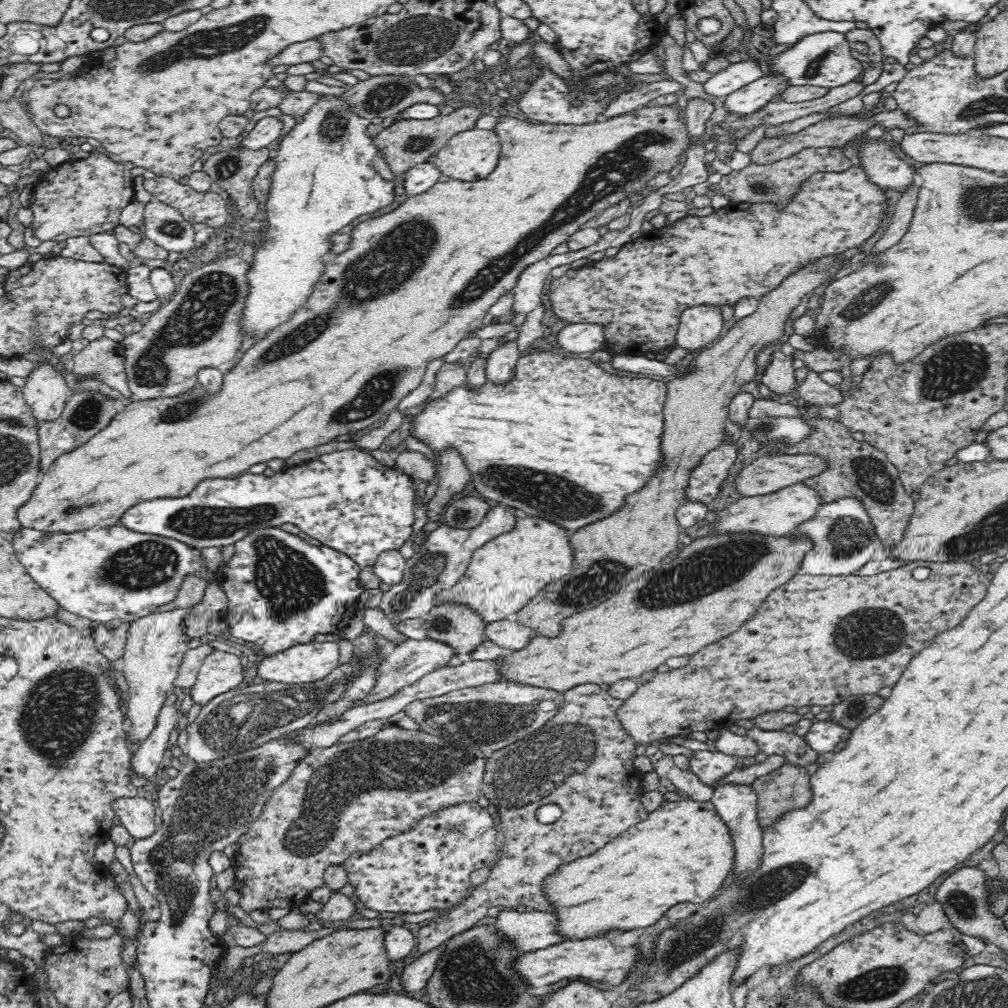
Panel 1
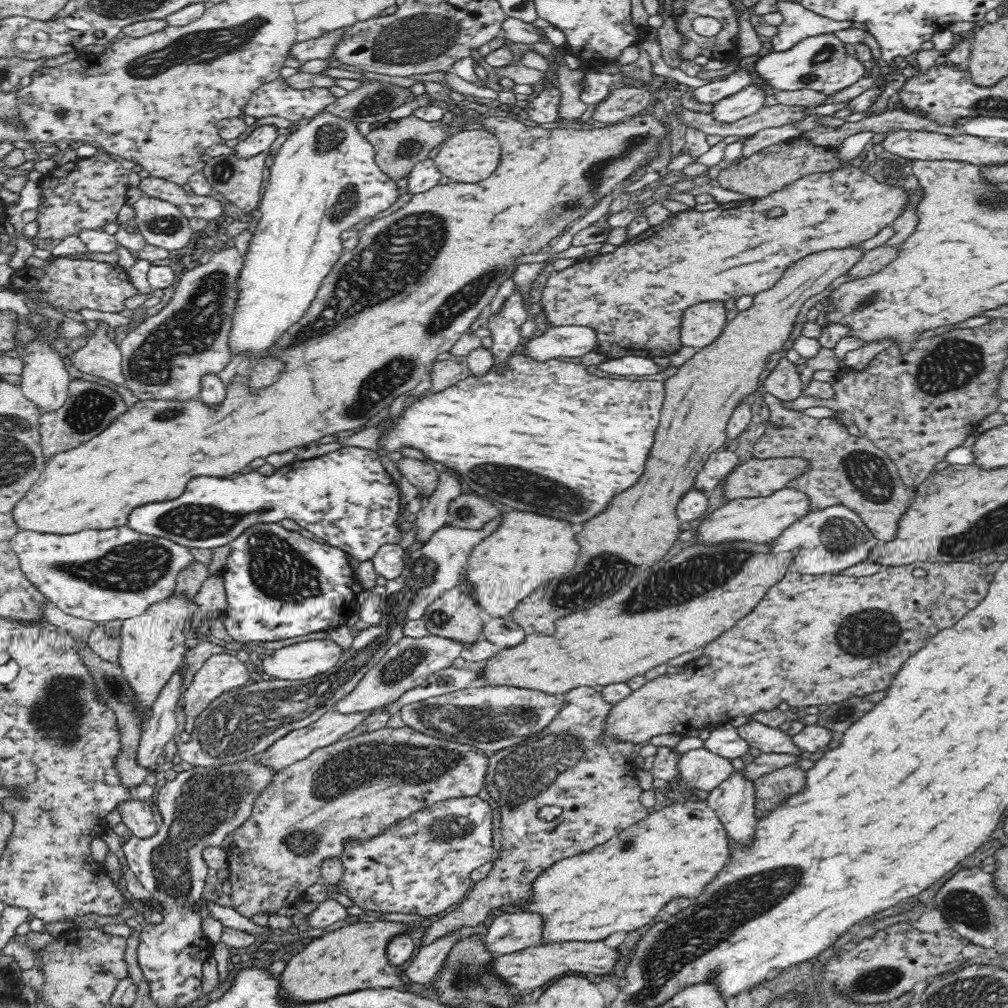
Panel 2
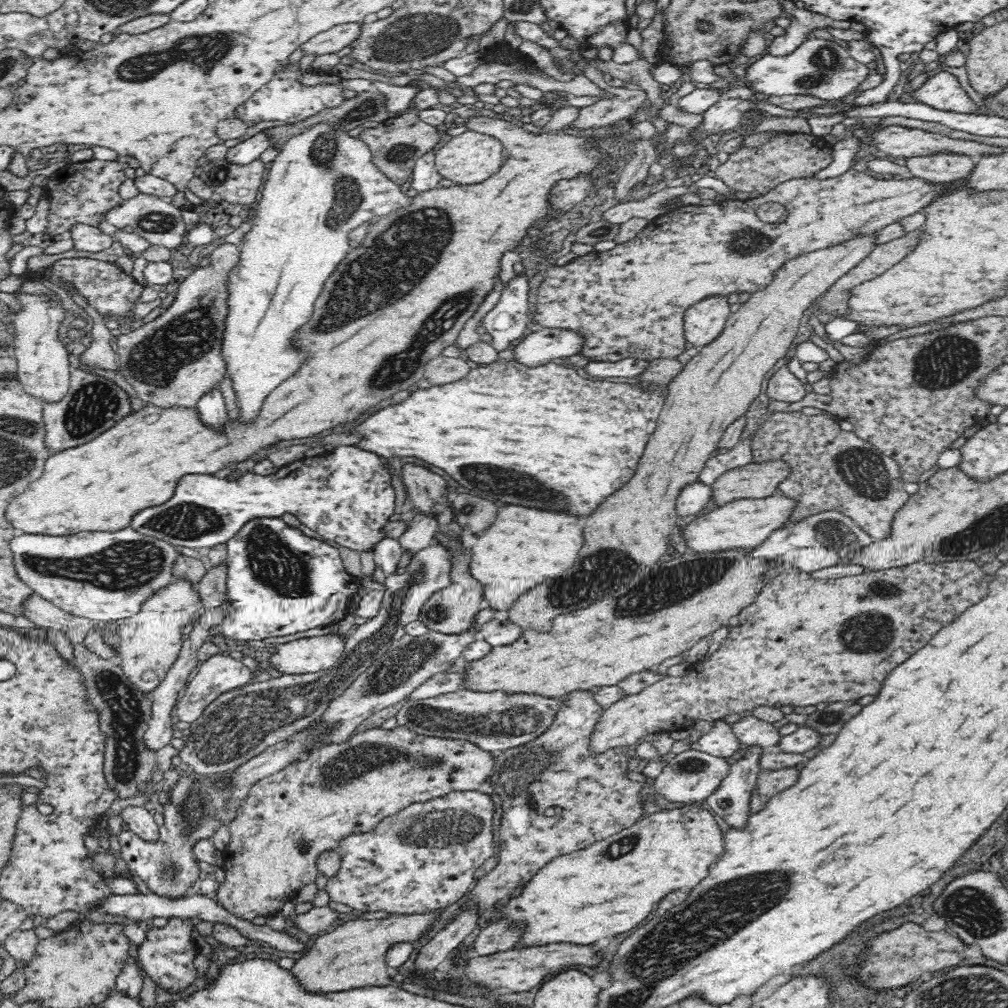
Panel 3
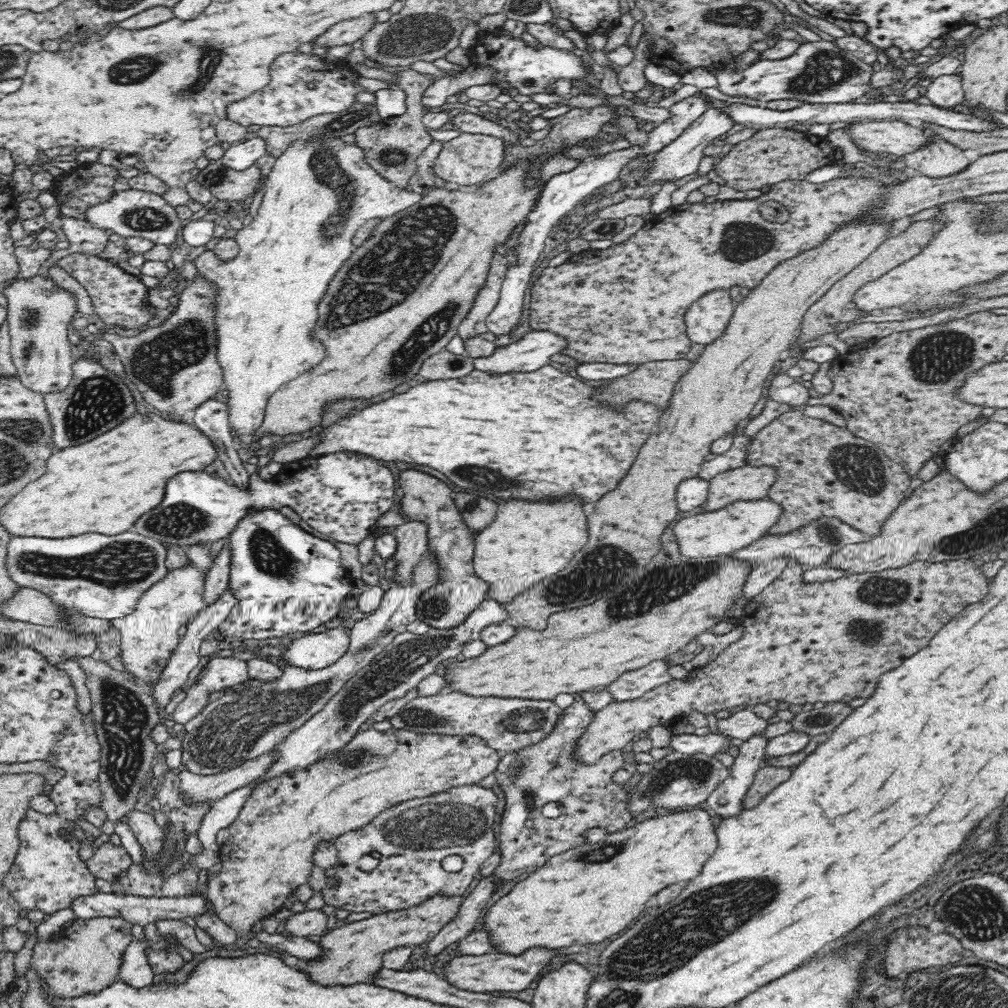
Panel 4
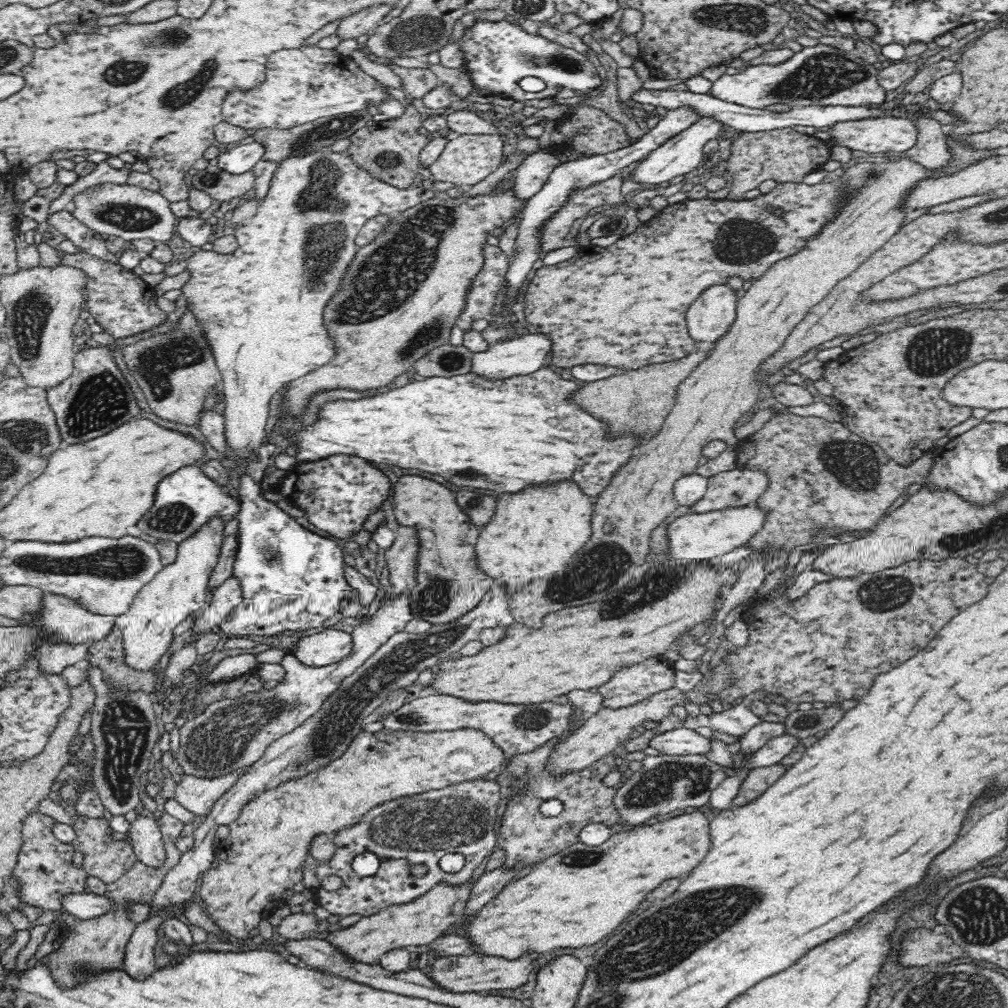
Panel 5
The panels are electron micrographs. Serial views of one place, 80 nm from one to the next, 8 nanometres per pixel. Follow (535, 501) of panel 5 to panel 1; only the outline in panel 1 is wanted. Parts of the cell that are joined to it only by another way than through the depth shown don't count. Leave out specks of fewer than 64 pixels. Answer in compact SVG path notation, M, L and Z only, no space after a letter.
M519 513L514 528L486 541L473 552L464 576L437 596L435 604L461 602L476 611L484 622L513 619L544 586L561 581L575 565L574 547L568 540L570 532L546 518Z

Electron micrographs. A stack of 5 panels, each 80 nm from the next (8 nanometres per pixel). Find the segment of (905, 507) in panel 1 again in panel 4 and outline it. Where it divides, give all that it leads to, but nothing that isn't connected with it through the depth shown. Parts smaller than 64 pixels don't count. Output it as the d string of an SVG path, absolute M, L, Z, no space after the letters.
M789 411L778 416L758 434L755 434L750 439L746 465L772 467L776 473L775 482L770 486L765 498L778 504L778 507L782 509L782 514L778 516L776 524L772 524L766 530L764 536L785 535L797 531L809 522L826 517L836 518L866 536L876 536L882 528L882 522L888 519L888 516L904 500L904 492L912 479L930 481L942 472L940 465L933 457L922 464L918 474L910 477L906 469L901 464L895 463L877 444L856 436L846 427L836 426L816 418L808 418L800 411Z

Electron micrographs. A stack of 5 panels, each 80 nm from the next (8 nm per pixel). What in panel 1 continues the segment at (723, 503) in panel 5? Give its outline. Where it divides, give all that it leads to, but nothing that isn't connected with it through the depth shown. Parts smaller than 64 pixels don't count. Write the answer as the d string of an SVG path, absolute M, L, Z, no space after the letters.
M814 455L758 456L750 464L740 469L740 473L734 482L734 490L742 497L772 494L781 488L802 483L811 477L817 476L823 472L824 468L826 468L824 459Z

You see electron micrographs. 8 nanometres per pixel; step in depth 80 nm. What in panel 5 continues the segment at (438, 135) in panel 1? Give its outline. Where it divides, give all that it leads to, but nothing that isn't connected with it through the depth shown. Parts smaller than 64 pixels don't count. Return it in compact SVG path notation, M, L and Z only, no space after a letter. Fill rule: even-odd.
M395 63L389 64L391 69L403 80L403 92L407 100L411 97L422 98L427 92L440 85L434 72L428 68L404 68ZM410 104L405 108L404 114L395 120L376 121L372 126L365 125L356 129L348 138L350 146L342 153L350 155L354 165L358 169L366 169L372 177L396 188L410 188L419 174L420 153L429 144L426 137L416 131L418 126L422 126L422 121L420 112Z

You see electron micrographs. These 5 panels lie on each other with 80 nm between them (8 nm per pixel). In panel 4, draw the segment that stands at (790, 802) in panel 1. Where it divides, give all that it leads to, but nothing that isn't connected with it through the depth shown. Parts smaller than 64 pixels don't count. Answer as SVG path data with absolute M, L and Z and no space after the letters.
M764 764L754 774L754 782L750 784L744 798L742 798L743 808L754 808L762 800L763 796L774 790L778 784L788 780L790 767L772 766Z

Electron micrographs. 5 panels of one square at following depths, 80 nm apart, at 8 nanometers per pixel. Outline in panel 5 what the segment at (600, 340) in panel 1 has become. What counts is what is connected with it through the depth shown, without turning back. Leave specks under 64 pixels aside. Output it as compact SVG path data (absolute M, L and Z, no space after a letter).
M528 333L518 337L518 339L490 344L486 351L473 354L470 374L476 374L485 380L506 380L516 376L533 374L546 366L546 354L551 352L551 346L552 342L549 338L540 333Z

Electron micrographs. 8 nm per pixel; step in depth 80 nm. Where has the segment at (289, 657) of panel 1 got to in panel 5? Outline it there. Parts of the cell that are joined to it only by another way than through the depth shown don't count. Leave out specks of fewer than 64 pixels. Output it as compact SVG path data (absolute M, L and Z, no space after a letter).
M331 628L301 637L292 654L306 666L320 667L342 660L352 649L352 633Z

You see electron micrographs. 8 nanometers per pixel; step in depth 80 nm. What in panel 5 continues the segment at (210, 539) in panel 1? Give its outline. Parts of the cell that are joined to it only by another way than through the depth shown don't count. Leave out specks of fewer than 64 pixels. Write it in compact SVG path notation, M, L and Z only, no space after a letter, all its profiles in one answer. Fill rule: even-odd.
M330 456L324 460L296 463L287 472L286 480L279 490L262 491L264 498L274 503L285 498L307 512L305 516L308 522L338 538L350 540L354 532L362 530L362 522L368 514L376 512L378 508L387 508L392 495L386 474L362 458ZM186 464L178 468L157 485L154 502L138 522L138 528L154 538L178 543L192 536L212 516L223 516L224 520L229 521L232 516L237 516L241 501L234 500L219 486L220 482L214 482L206 477L202 469L194 464Z

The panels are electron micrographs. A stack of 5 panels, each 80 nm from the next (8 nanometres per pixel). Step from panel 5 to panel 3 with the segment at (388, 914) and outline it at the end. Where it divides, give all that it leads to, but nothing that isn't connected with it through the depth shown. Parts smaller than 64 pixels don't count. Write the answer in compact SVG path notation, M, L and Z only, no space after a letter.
M434 908L428 912L393 914L381 919L351 919L342 925L331 927L327 933L315 940L308 954L304 954L291 968L302 986L310 992L342 992L360 986L388 986L390 968L386 965L388 949L398 943L413 943L428 934L445 908Z

